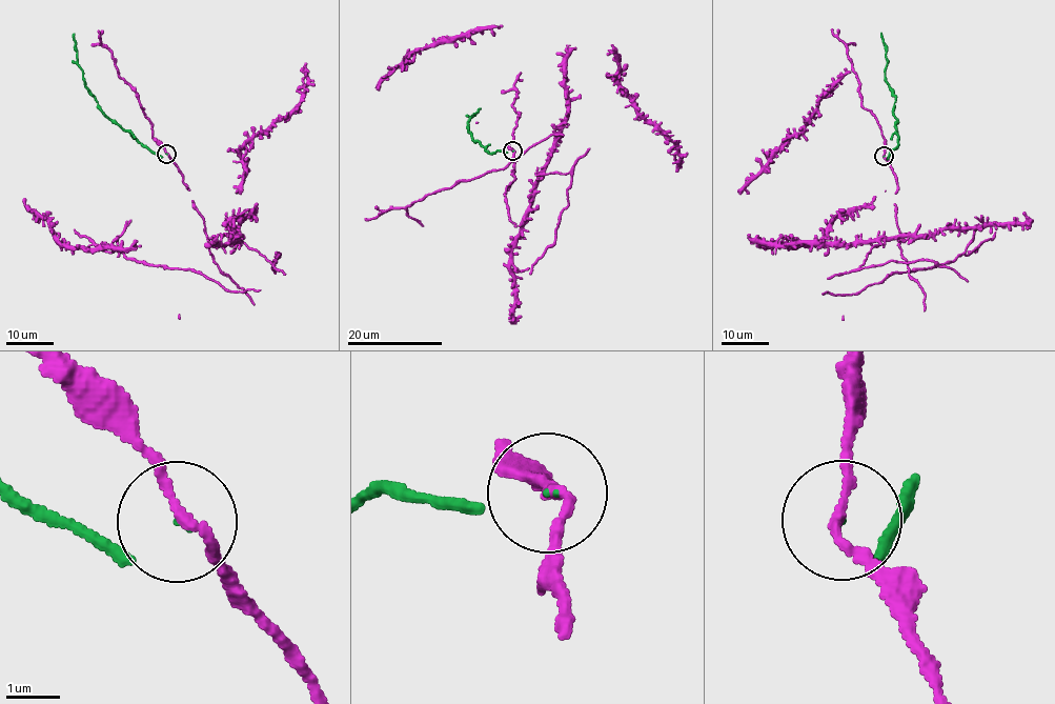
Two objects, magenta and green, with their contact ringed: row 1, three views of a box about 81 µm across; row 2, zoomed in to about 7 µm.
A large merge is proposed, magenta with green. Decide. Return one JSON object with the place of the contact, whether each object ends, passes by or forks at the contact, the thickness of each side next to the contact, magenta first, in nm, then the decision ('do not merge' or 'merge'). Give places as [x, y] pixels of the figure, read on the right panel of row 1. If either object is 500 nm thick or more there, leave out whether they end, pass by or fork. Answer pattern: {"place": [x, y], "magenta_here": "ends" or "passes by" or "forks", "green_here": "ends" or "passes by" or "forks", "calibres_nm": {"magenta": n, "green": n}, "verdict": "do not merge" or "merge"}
{"place": [884, 156], "magenta_here": "passes by", "green_here": "ends", "calibres_nm": {"magenta": 150, "green": 30}, "verdict": "merge"}

